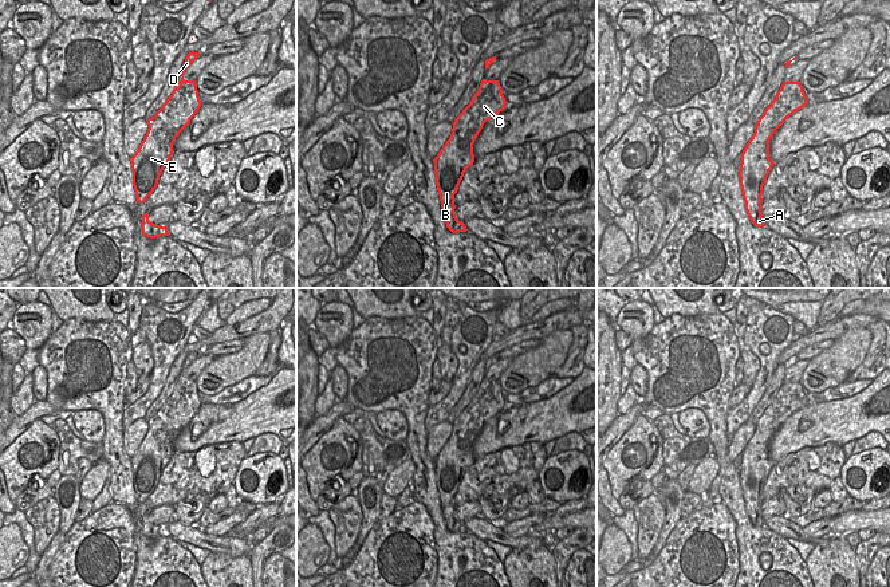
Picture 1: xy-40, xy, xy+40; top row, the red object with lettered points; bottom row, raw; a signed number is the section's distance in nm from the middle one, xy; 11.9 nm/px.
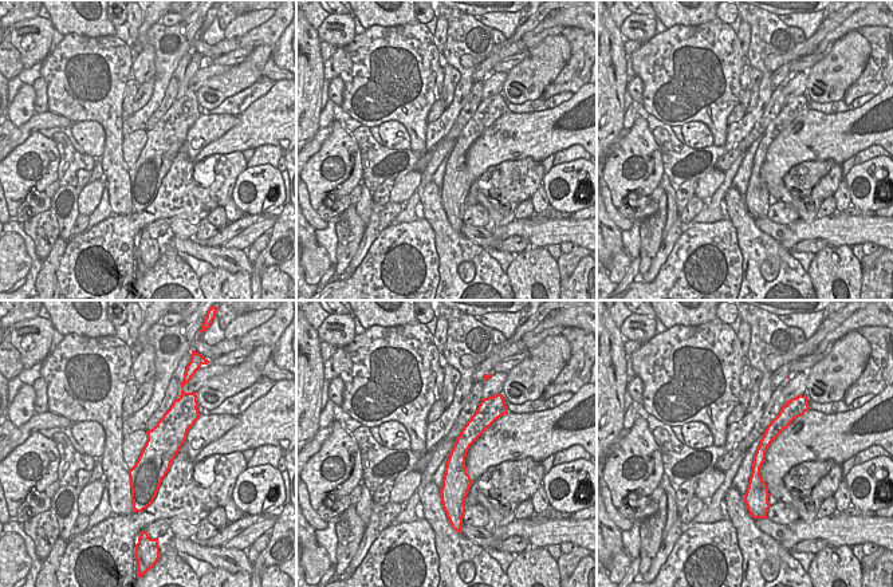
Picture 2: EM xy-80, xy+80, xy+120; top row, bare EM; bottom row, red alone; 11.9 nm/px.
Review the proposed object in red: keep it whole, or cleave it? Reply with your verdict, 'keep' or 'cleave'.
keep

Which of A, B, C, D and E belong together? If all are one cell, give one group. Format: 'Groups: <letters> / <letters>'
Groups: A B C D E.

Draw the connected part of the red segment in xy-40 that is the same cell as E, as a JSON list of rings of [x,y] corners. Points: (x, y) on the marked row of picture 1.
[[[189,52],[181,70],[181,82],[154,117],[147,119],[147,133],[135,154],[130,158],[133,186],[137,202],[143,204],[158,185],[164,168],[173,155],[173,143],[180,133],[189,126],[200,110],[196,80],[185,80],[186,68],[200,56]]]

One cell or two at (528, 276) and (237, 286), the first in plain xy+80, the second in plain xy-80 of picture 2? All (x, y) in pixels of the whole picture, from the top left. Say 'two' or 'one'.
one

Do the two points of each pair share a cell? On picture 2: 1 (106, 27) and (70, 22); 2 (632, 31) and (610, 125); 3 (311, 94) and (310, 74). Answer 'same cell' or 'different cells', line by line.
1: same cell
2: different cells
3: same cell

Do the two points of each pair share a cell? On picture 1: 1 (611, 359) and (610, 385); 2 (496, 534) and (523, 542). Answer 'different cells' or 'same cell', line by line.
1: same cell
2: same cell

